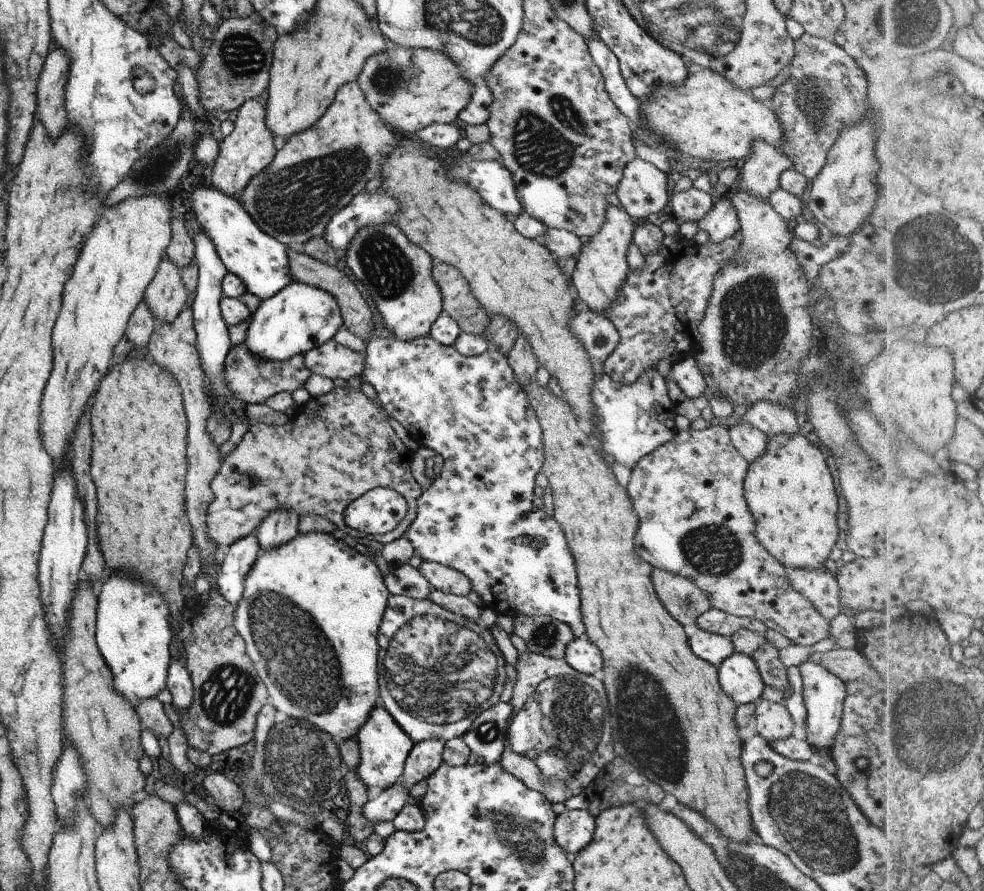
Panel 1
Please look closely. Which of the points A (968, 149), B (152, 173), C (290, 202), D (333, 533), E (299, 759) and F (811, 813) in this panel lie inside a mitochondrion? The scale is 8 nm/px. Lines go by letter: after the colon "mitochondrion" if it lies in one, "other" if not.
A: mitochondrion
B: mitochondrion
C: mitochondrion
D: other
E: mitochondrion
F: mitochondrion

